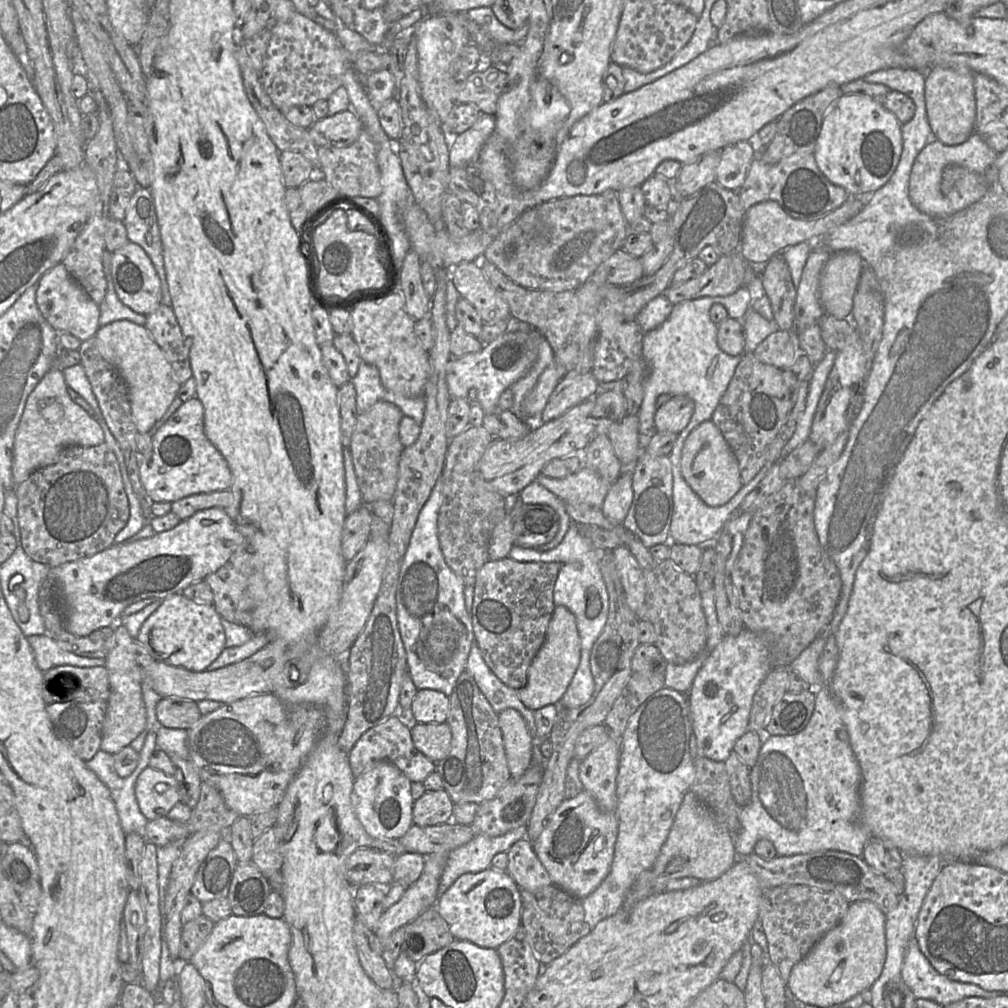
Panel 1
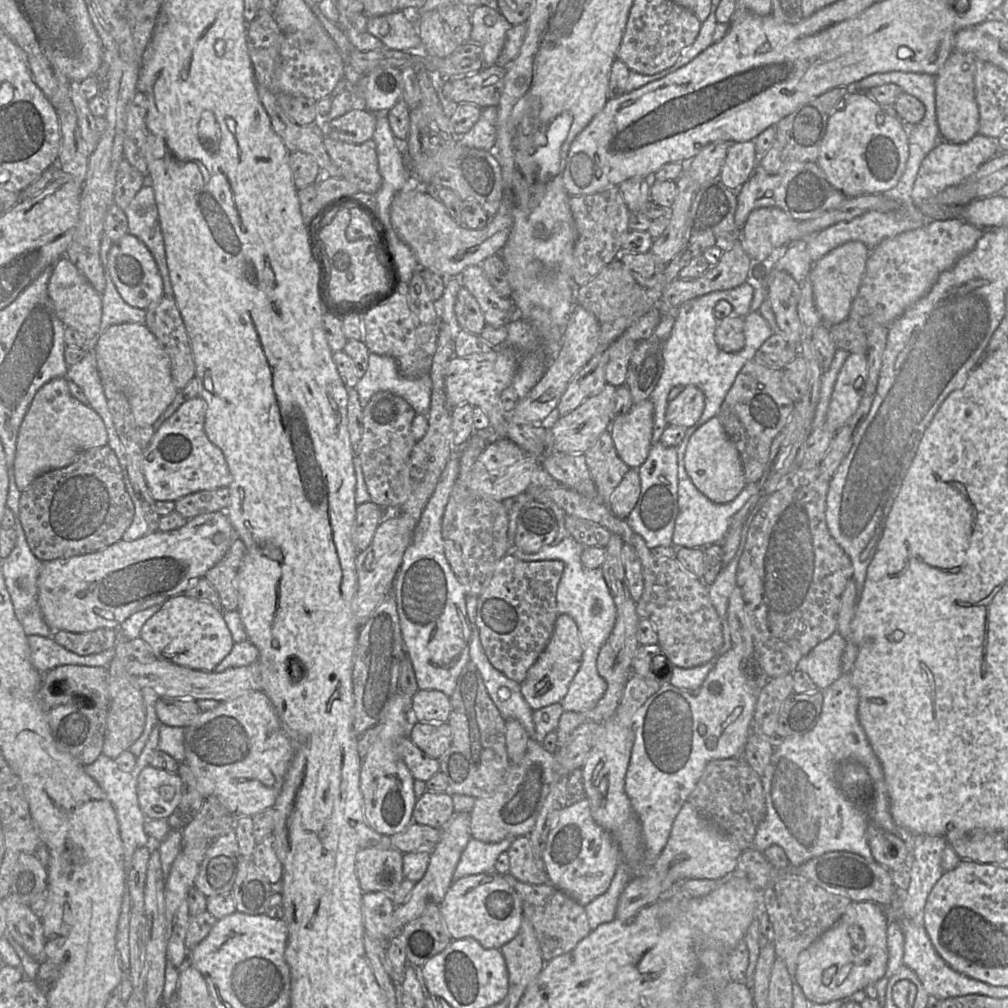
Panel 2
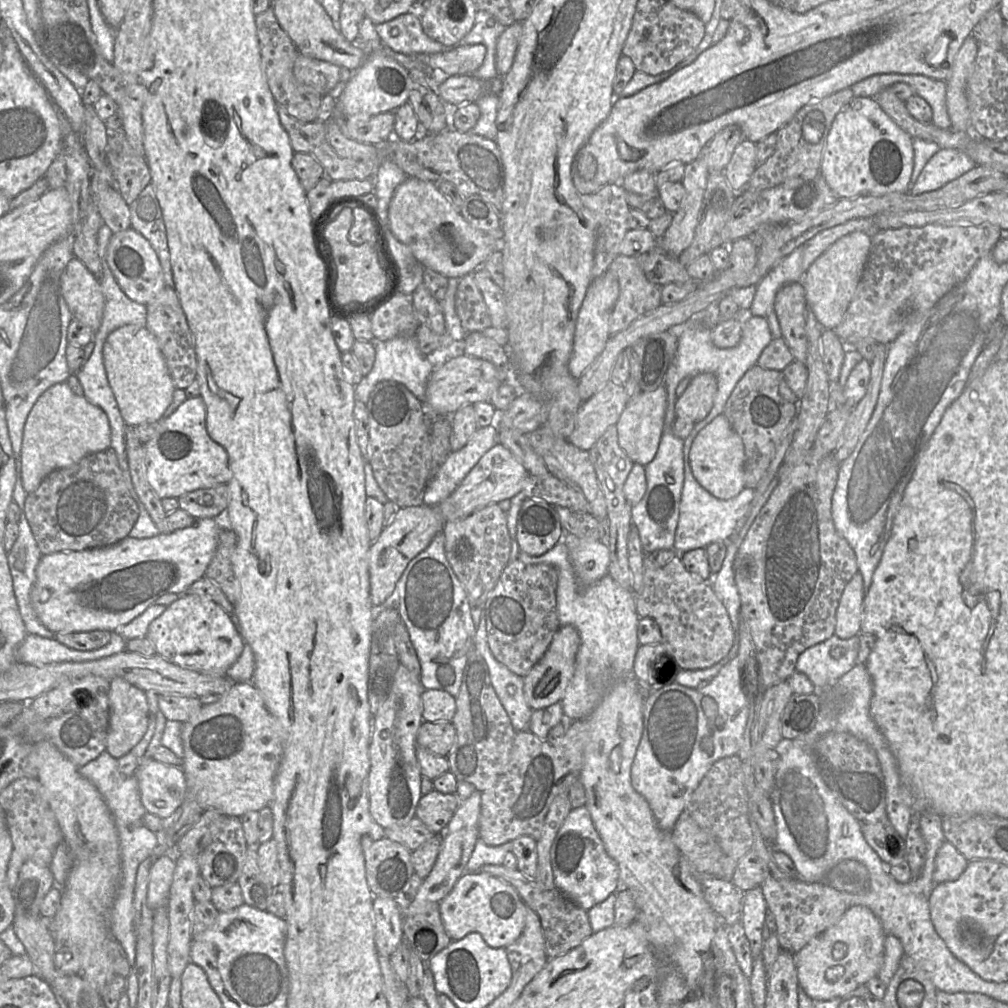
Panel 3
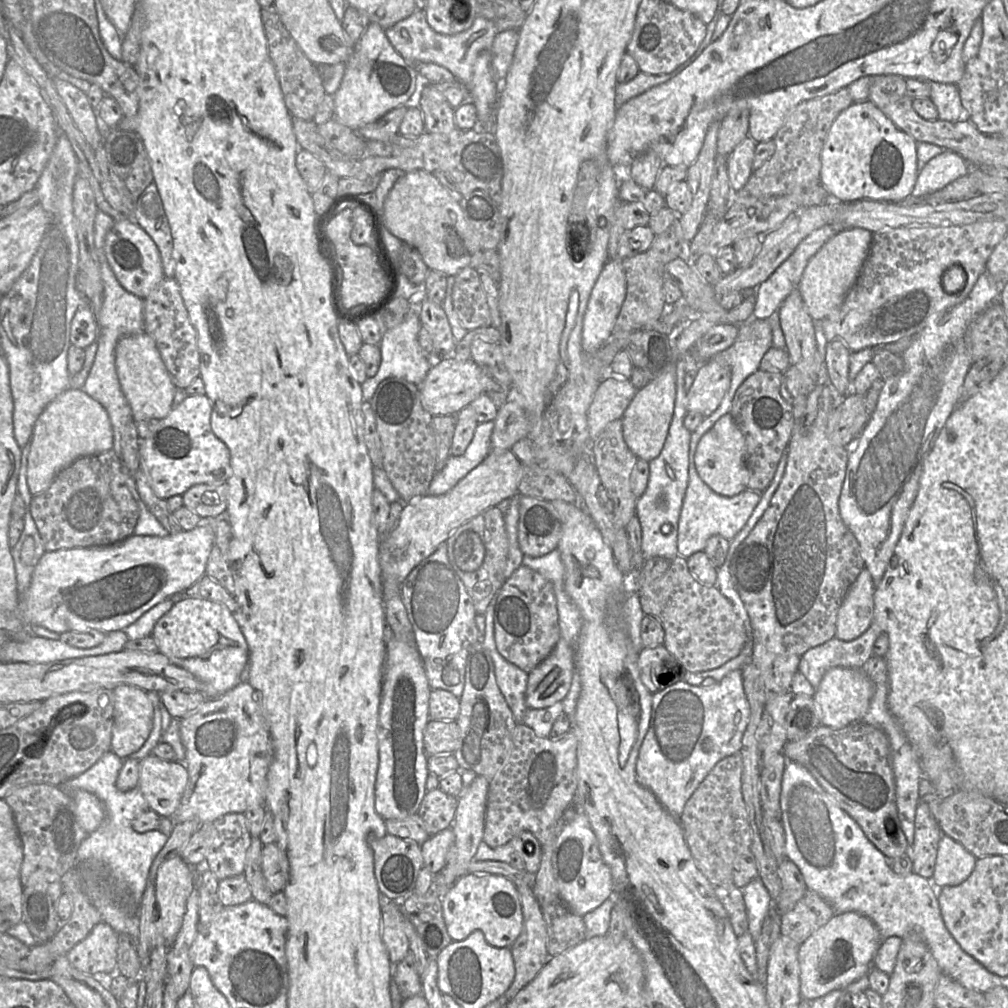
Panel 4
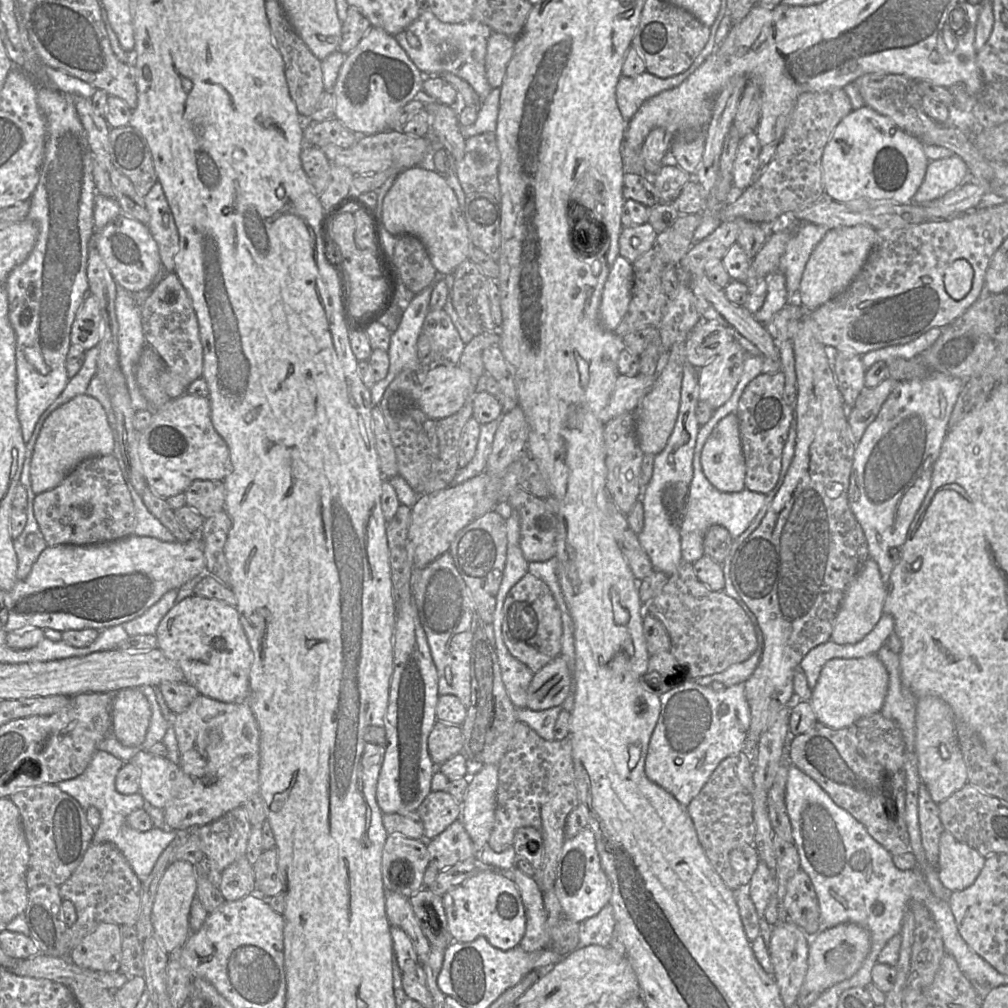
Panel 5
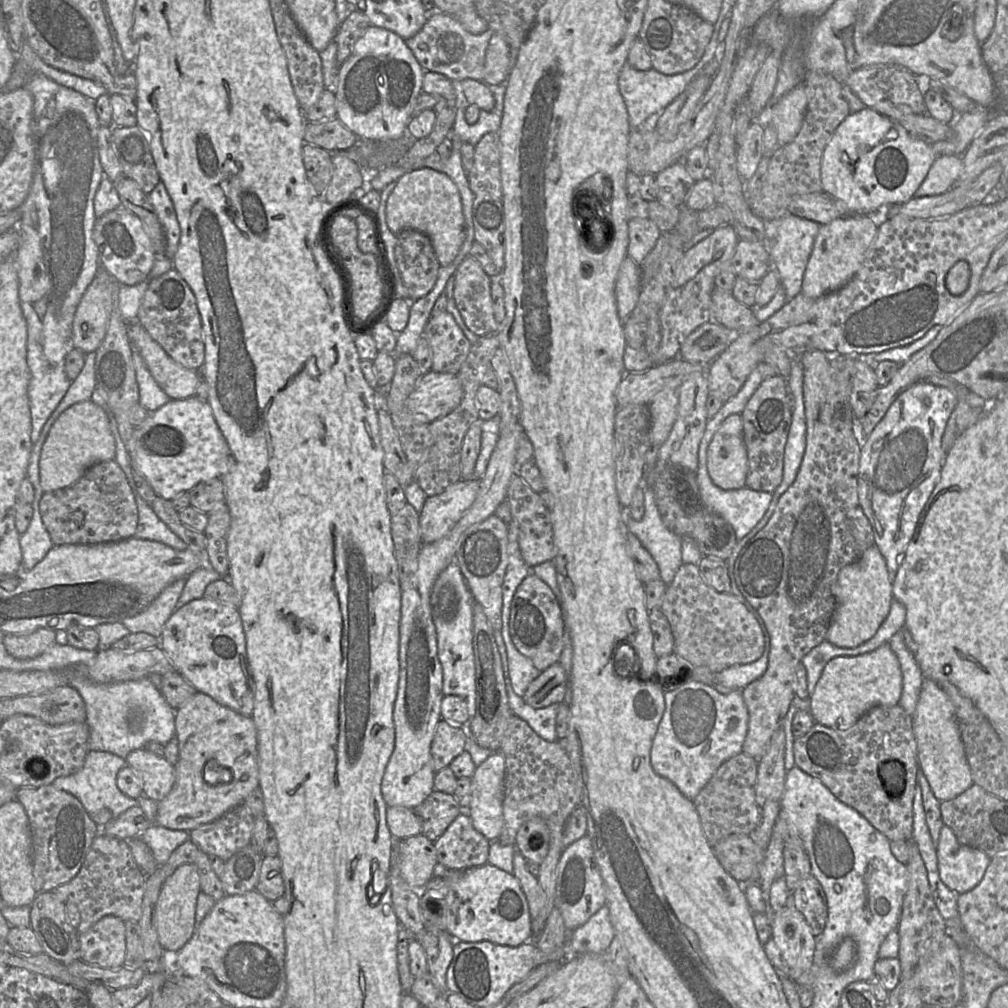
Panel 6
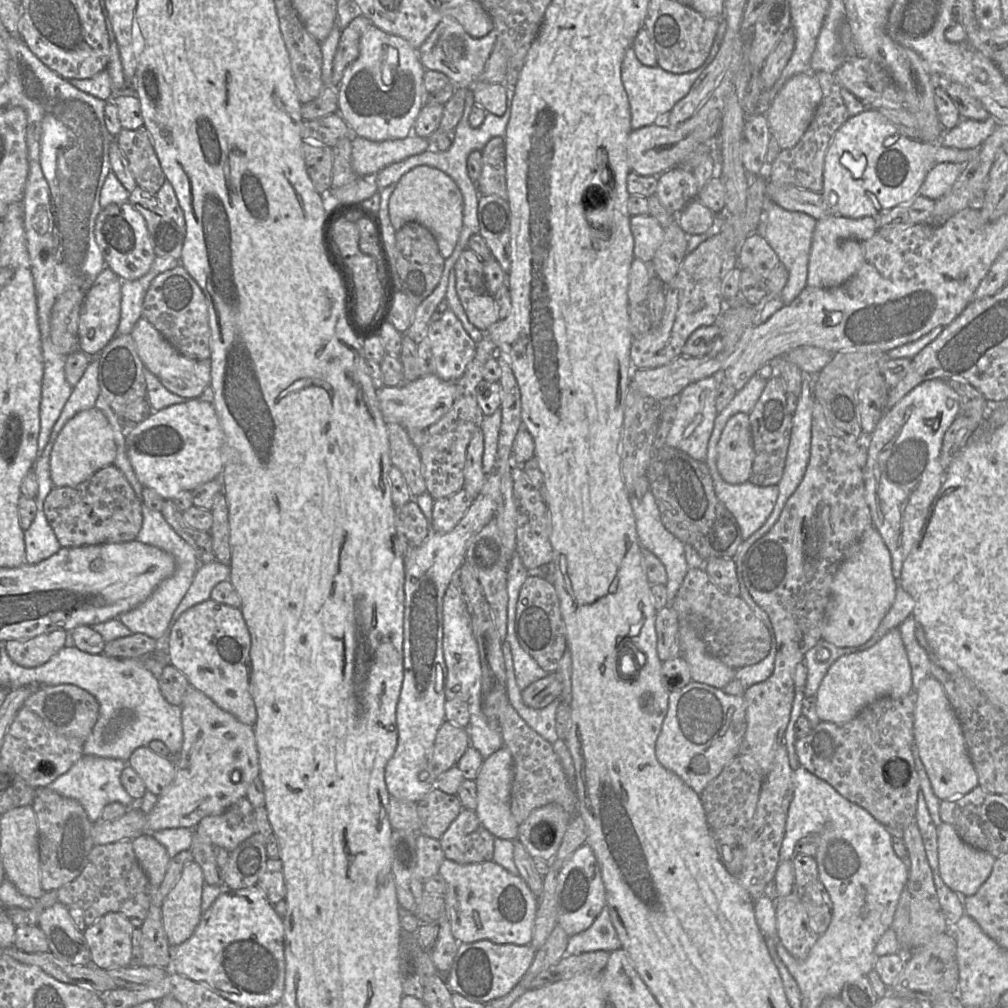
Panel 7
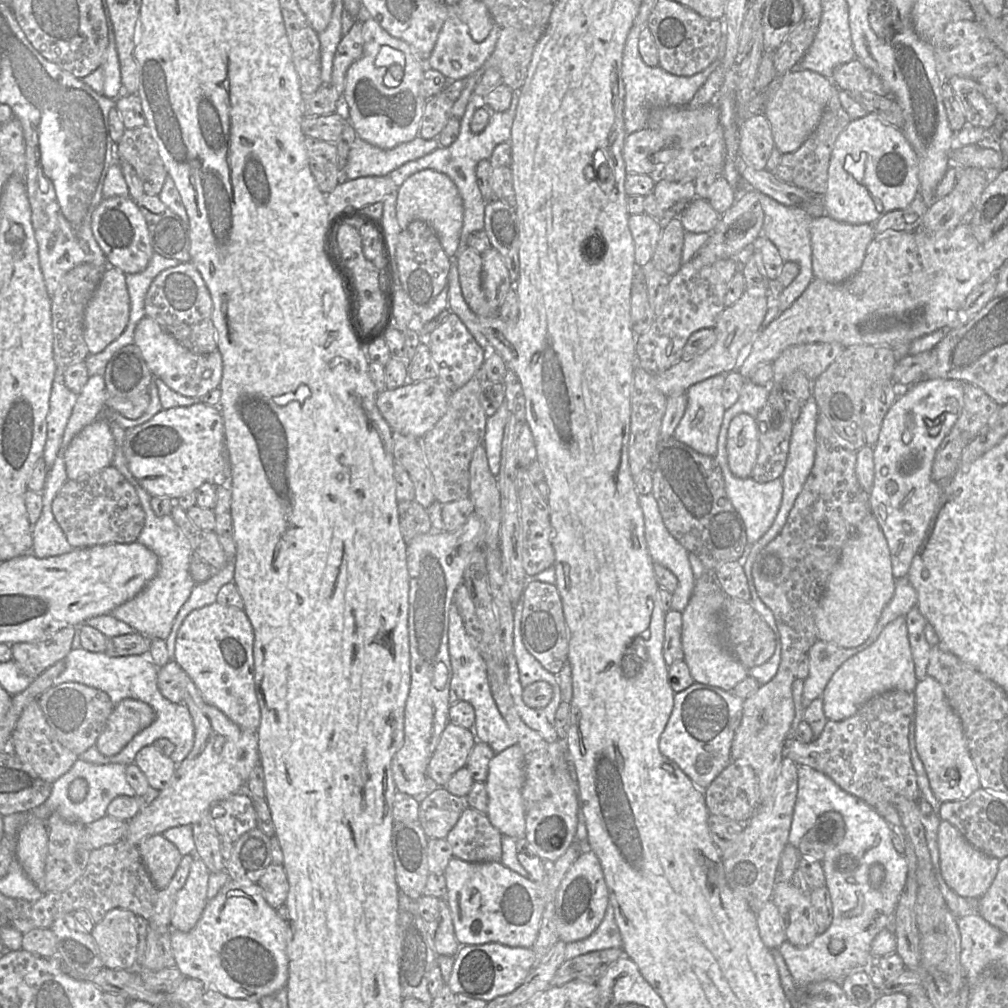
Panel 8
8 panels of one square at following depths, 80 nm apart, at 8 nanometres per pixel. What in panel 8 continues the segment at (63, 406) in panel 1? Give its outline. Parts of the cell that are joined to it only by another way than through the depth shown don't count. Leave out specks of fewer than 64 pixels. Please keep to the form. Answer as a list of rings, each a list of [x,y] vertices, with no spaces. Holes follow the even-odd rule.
[[[99,417],[72,439],[63,454],[68,480],[85,479],[111,466],[113,456],[114,437],[109,420]]]

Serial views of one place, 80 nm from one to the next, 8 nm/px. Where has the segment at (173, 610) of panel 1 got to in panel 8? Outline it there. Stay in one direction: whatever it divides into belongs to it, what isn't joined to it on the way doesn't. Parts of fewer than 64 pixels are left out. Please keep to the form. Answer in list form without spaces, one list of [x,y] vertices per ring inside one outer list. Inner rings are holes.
[[[218,602],[193,610],[182,622],[173,660],[191,678],[204,700],[242,729],[256,733],[260,706],[254,683],[254,631],[243,609]]]

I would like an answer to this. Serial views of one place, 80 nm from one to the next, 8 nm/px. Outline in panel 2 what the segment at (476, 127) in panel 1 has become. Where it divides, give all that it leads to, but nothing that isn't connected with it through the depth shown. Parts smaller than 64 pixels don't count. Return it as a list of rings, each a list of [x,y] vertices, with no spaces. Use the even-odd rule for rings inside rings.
[[[495,106],[482,108],[478,121],[469,132],[459,137],[460,142],[470,148],[493,150],[496,143],[497,113]]]

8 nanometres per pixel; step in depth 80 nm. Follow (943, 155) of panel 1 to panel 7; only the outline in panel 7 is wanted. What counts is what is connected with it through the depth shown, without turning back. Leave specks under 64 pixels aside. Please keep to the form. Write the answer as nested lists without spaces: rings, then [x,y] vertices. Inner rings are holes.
[[[942,162],[936,164],[926,175],[919,195],[937,200],[945,195],[963,172],[965,164]]]

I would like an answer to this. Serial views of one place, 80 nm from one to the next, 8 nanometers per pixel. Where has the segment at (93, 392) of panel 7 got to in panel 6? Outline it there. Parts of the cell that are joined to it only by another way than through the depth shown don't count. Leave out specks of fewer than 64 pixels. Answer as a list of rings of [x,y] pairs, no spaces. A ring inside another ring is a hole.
[[[96,352],[85,354],[82,371],[71,382],[67,393],[51,414],[51,418],[58,418],[64,410],[76,403],[91,400],[92,393],[96,387],[95,361]]]

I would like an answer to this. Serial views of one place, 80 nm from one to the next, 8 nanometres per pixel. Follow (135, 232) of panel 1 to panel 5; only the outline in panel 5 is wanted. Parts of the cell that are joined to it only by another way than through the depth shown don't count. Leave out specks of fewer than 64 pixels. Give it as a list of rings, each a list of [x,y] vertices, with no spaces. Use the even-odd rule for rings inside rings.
[[[157,181],[150,191],[144,196],[145,207],[149,213],[149,222],[147,227],[153,236],[155,242],[158,246],[158,251],[161,259],[161,268],[157,275],[155,276],[153,282],[149,287],[143,289],[139,292],[132,293],[136,304],[139,307],[142,307],[145,300],[149,297],[152,290],[156,285],[167,275],[167,273],[174,272],[175,269],[175,255],[179,248],[179,235],[175,225],[175,221],[171,212],[171,209],[168,205],[167,199],[165,197],[162,185]]]

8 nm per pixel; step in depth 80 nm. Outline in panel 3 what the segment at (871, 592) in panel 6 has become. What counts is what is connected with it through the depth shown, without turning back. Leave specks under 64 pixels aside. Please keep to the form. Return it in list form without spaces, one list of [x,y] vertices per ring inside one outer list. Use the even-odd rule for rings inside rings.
[[[857,572],[845,586],[836,611],[834,633],[839,638],[849,639],[861,634],[864,598],[863,577]]]

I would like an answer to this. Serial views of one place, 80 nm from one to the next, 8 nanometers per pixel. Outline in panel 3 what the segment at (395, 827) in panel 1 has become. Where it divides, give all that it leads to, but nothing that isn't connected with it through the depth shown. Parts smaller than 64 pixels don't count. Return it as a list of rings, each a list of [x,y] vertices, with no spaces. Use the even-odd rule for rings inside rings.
[[[400,663],[390,694],[373,717],[369,745],[369,811],[374,821],[384,829],[407,824],[415,817],[422,797],[422,774],[416,757],[416,735],[423,722],[423,690],[420,678]]]

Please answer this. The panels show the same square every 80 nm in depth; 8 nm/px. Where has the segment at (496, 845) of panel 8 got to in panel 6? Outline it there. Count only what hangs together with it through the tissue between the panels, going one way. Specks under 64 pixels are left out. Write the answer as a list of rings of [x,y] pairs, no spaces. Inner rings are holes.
[[[462,811],[445,832],[434,841],[438,863],[449,870],[465,870],[487,863],[490,841],[477,831],[467,812]]]

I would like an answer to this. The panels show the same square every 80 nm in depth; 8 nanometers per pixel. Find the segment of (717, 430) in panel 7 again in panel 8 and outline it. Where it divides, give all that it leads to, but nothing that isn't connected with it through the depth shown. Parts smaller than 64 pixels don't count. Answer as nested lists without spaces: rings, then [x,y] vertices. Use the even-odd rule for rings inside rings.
[[[748,380],[742,387],[736,403],[725,411],[717,441],[717,453],[715,455],[720,468],[729,468],[727,458],[723,453],[729,422],[740,413],[747,413],[755,418],[765,406],[769,393],[769,386],[757,385]]]

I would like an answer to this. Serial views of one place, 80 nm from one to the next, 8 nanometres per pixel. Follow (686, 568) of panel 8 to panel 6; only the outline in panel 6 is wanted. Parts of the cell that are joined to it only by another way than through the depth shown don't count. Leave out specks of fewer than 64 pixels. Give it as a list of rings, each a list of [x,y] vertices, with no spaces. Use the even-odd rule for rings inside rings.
[[[647,486],[644,489],[644,515],[641,520],[631,516],[630,506],[623,508],[622,516],[628,529],[649,551],[660,571],[660,578],[669,585],[683,564],[681,537],[671,532],[663,523],[654,492]]]

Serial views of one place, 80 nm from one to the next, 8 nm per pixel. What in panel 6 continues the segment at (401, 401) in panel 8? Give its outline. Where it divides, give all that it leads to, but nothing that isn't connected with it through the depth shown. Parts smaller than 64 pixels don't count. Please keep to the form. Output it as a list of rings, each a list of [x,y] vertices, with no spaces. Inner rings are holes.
[[[430,370],[416,383],[407,398],[407,408],[416,421],[430,424],[456,409],[462,396],[458,374]]]

